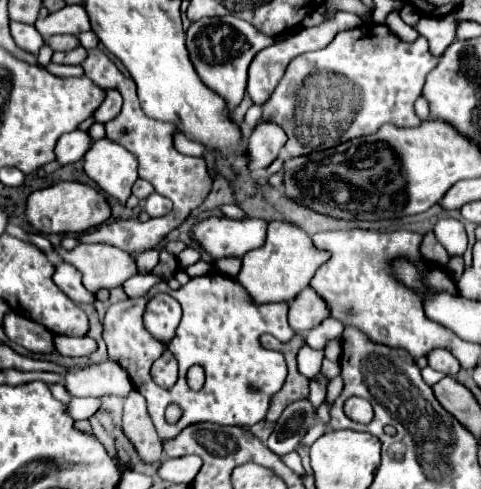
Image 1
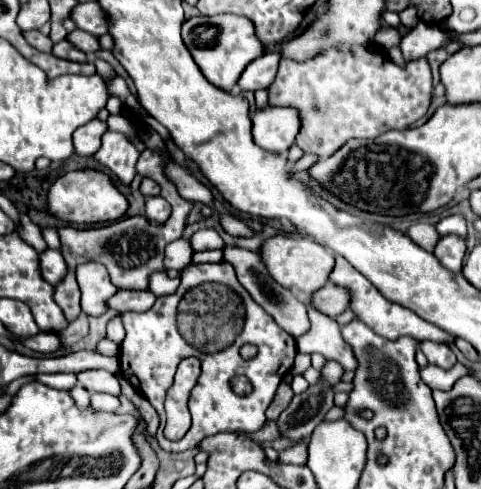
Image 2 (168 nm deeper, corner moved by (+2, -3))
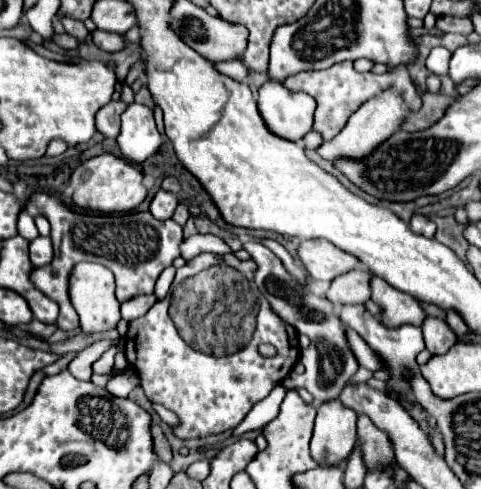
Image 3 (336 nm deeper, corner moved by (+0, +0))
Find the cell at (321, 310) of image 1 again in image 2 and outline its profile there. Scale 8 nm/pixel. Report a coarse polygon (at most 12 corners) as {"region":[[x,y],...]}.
{"region":[[324,285],[312,295],[312,307],[336,317],[348,307],[348,293]]}

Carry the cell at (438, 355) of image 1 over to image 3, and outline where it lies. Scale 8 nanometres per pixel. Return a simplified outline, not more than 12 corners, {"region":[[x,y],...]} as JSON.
{"region":[[442,318],[422,322],[426,348],[442,354],[458,342]]}

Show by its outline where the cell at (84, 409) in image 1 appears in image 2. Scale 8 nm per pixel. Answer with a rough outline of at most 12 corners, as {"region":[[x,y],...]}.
{"region":[[94,393],[90,397],[90,409],[116,411],[118,397]]}

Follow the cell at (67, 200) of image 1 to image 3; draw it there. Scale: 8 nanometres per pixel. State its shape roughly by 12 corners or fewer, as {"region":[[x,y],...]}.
{"region":[[114,154],[74,170],[74,202],[102,214],[144,202],[144,174]]}

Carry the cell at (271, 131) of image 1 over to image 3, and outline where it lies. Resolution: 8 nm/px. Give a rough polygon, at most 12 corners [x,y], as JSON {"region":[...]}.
{"region":[[268,78],[258,108],[270,130],[300,142],[316,100]]}

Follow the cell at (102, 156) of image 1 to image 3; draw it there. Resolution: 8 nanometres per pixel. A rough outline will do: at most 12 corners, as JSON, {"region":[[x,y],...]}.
{"region":[[130,104],[118,136],[126,160],[140,164],[158,152],[154,112]]}

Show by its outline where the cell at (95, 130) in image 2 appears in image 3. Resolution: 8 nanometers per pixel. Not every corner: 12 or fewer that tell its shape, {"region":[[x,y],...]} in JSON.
{"region":[[122,100],[108,102],[96,116],[96,128],[106,138],[120,132]]}

